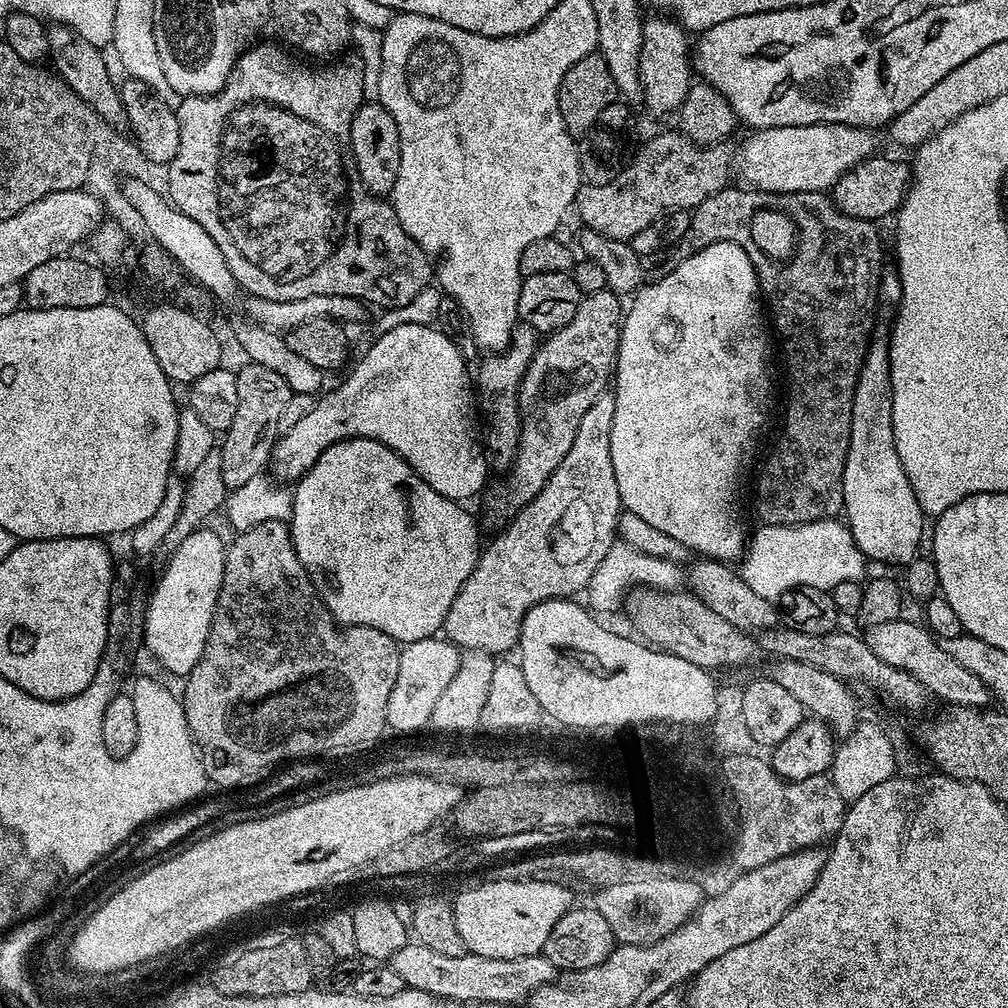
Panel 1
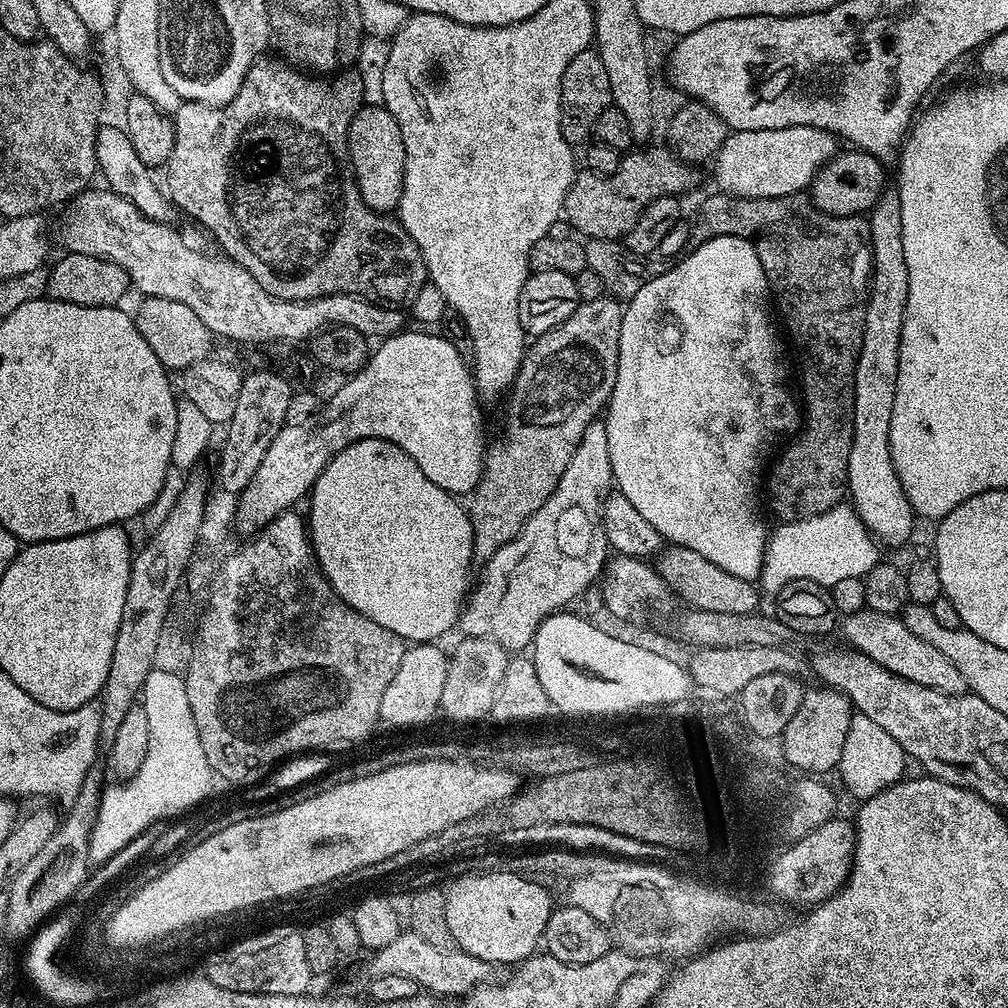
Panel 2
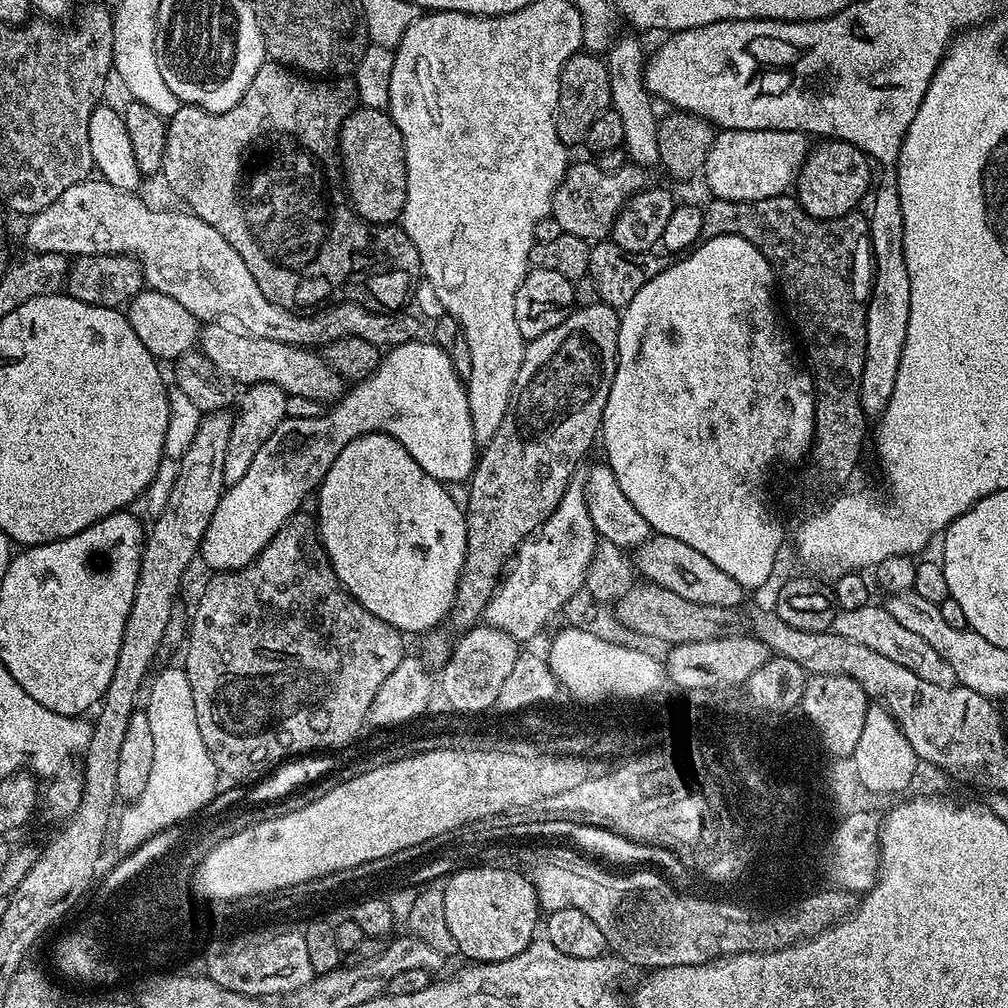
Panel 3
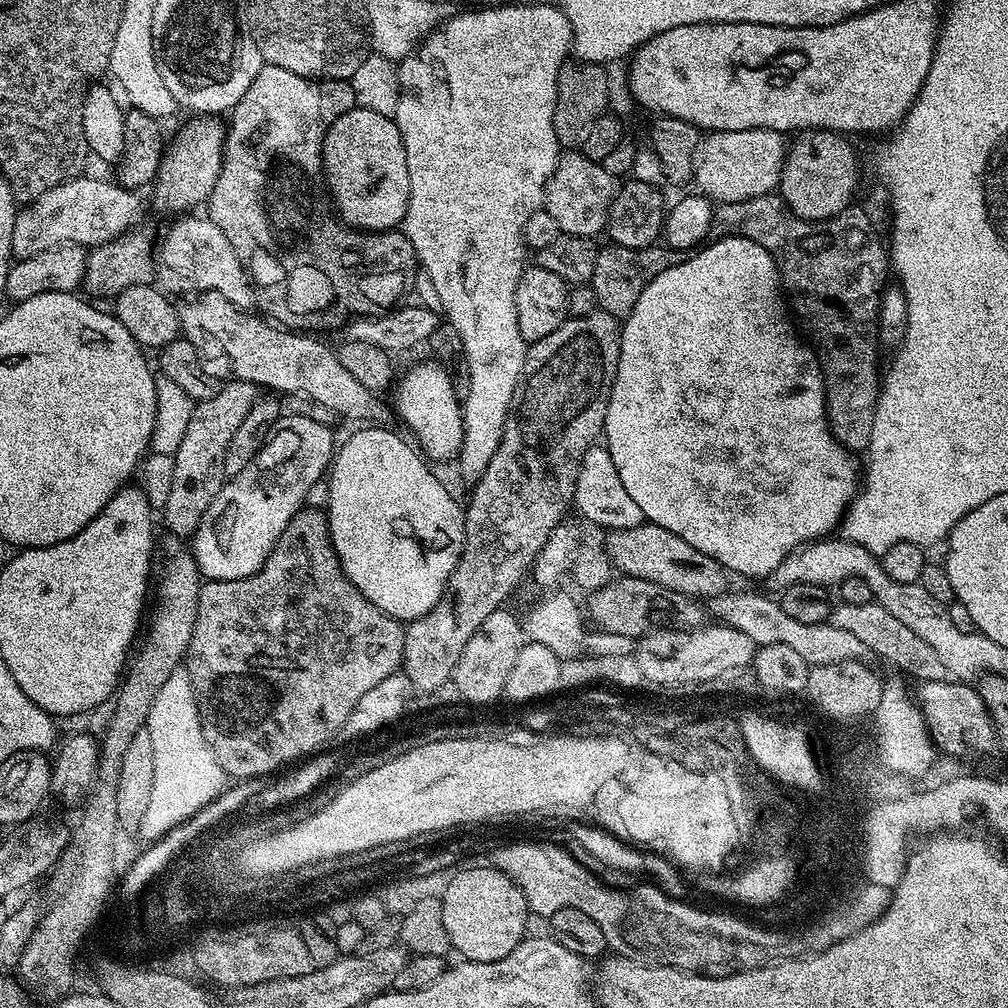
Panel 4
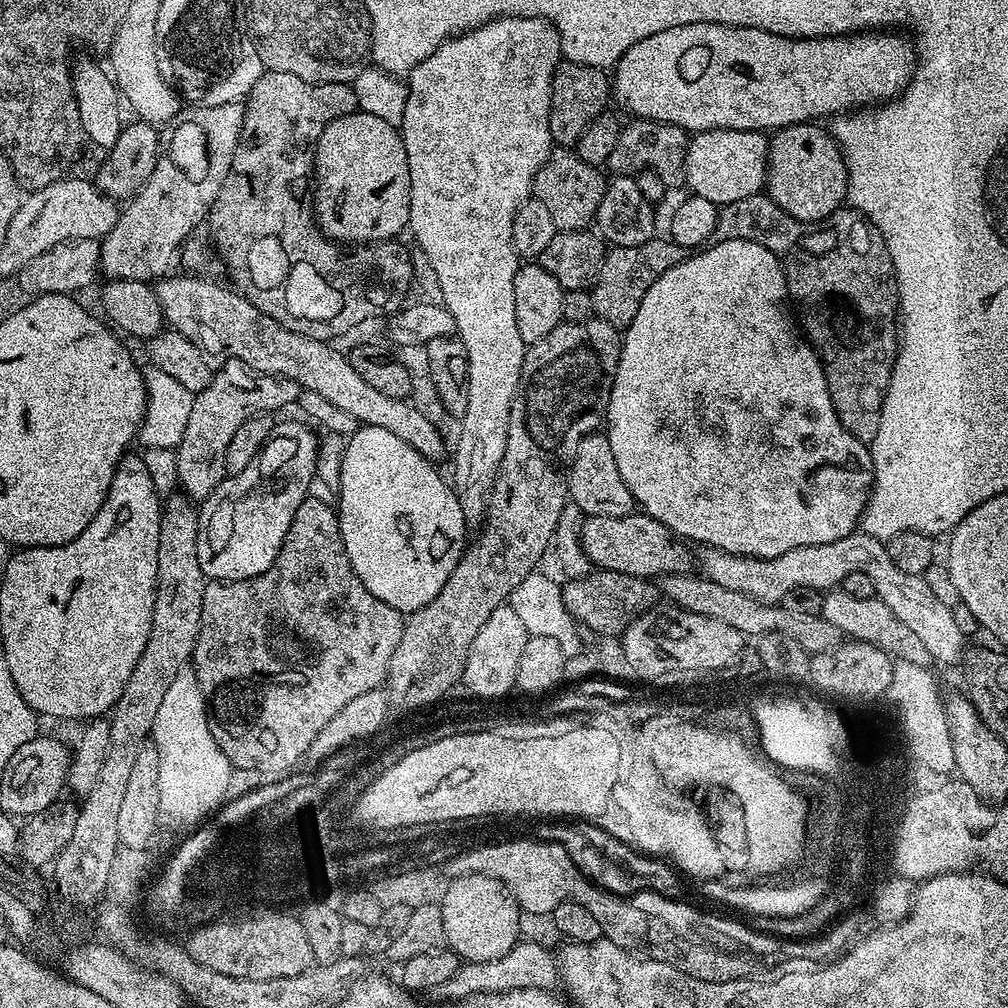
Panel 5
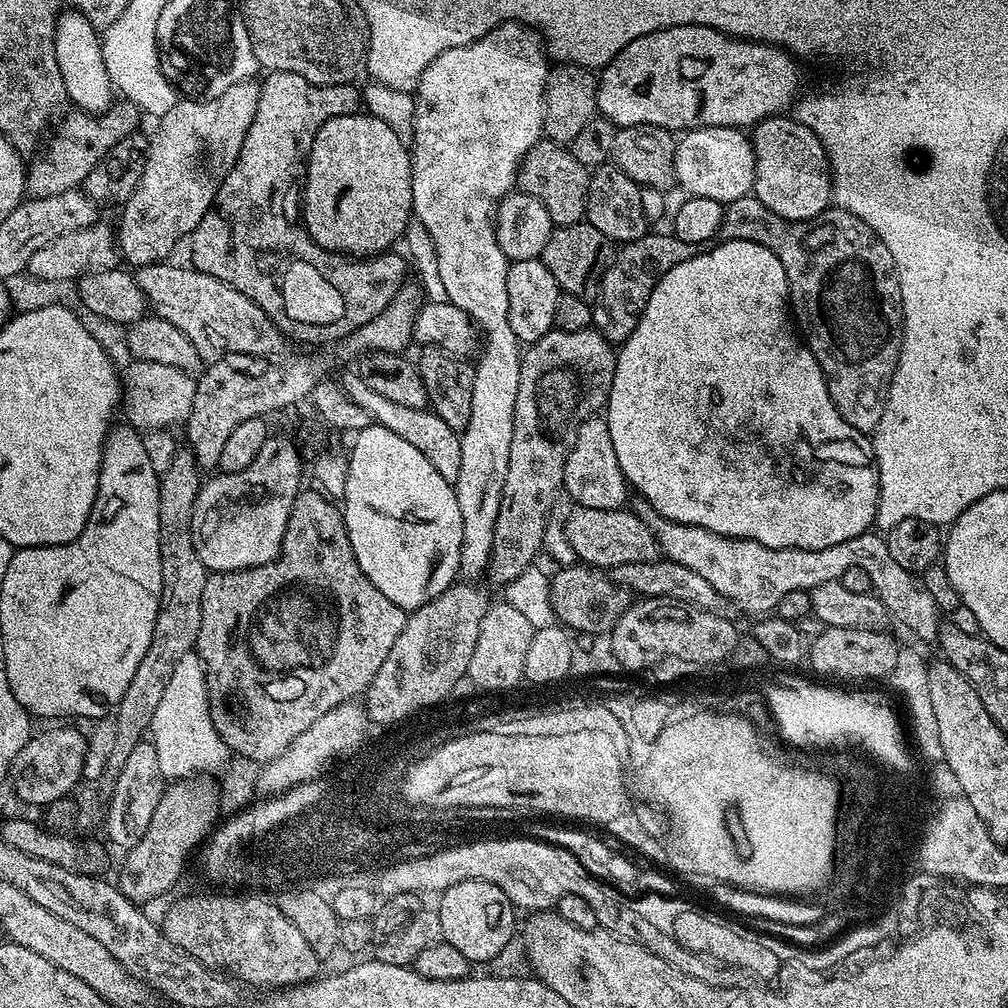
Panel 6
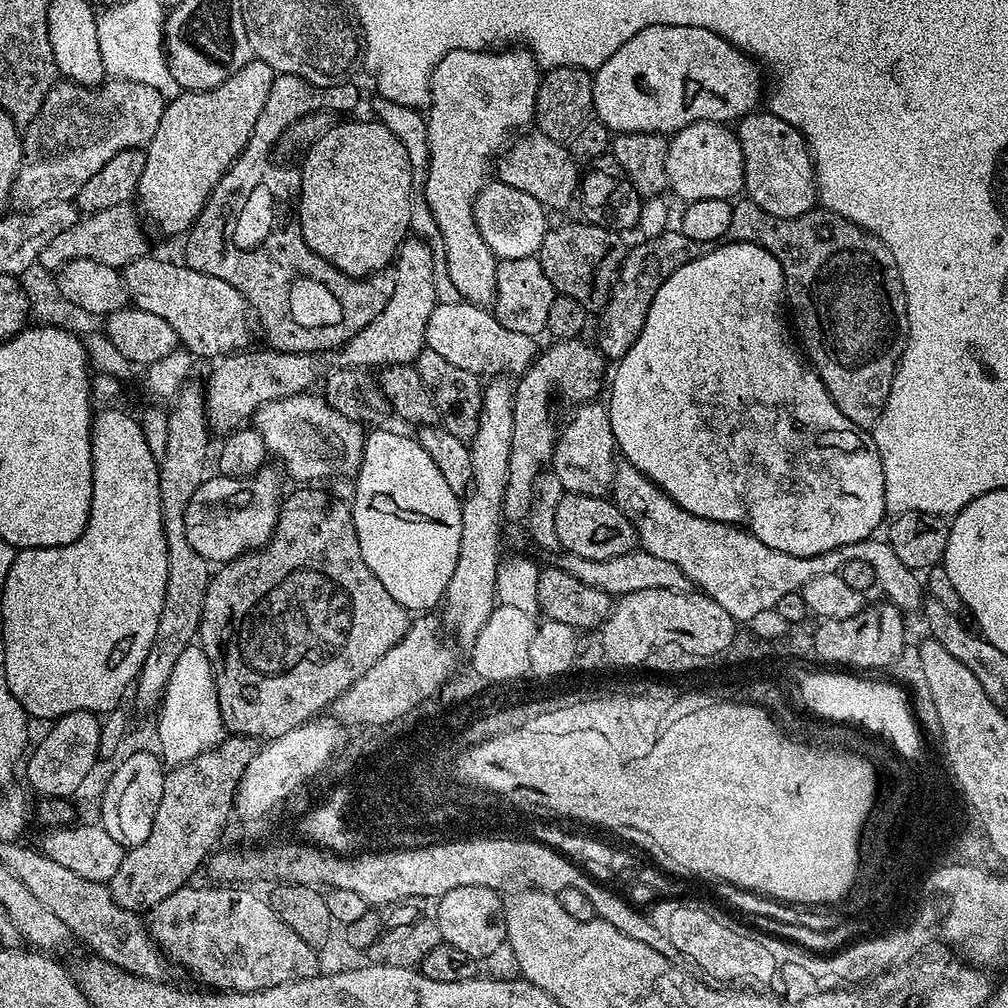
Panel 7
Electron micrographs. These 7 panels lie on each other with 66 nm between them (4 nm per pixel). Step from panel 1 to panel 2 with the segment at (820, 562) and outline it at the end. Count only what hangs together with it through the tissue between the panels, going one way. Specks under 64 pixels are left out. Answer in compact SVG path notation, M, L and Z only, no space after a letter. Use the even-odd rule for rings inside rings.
M844 502L835 504L826 514L790 520L779 526L777 532L775 529L769 535L768 548L764 551L764 569L758 584L765 593L776 594L789 581L798 579L831 586L845 578L864 578L882 560L877 541L856 515L855 508Z

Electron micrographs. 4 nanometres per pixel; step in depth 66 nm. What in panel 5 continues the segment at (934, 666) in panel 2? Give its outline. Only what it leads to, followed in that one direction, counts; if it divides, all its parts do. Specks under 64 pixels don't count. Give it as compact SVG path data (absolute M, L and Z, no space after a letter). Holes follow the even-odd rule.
M832 590L823 597L819 615L838 626L841 637L870 642L881 648L893 661L905 660L915 666L928 668L933 663L930 650L922 646L920 639L894 615L894 610L875 598L852 598L841 590Z

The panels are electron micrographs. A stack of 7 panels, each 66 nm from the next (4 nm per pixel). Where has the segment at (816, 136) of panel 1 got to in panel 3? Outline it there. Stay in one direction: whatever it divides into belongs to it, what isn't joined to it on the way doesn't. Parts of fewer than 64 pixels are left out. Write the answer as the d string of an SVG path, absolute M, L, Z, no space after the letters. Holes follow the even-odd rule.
M726 128L717 131L714 146L710 146L710 154L706 154L702 177L717 200L774 198L785 195L795 185L796 175L809 151L810 140L803 132Z

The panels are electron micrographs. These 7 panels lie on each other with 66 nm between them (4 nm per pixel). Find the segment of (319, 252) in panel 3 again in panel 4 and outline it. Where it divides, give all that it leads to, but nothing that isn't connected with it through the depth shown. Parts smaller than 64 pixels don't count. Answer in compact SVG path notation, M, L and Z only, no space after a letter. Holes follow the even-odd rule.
M265 64L260 69L258 78L250 82L250 90L246 90L246 94L242 94L235 108L231 109L232 121L229 119L226 124L224 165L218 174L218 182L214 182L214 190L207 198L207 215L216 223L218 230L226 234L230 246L234 246L234 254L238 254L238 258L243 262L244 271L248 273L248 279L254 289L254 300L258 308L260 304L259 311L288 330L299 330L304 334L320 334L323 328L339 329L349 318L380 316L383 312L391 312L403 301L400 299L410 292L418 271L416 251L403 231L362 232L358 228L349 228L341 223L330 207L330 193L324 179L324 139L333 122L355 107L357 105L354 90L347 80L308 80L305 76L290 74L290 70L282 70L282 66Z

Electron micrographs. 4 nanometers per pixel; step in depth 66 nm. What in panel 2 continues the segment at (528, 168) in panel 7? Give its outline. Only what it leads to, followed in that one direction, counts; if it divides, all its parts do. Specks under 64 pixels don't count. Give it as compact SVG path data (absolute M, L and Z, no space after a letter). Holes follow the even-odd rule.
M648 146L629 151L621 159L619 168L608 176L597 176L584 170L573 180L564 199L562 216L581 237L588 240L620 240L634 226L634 222L638 222L642 210L646 210L650 202L663 196L683 197L683 192L695 186L693 165L681 160L671 147L644 147Z

